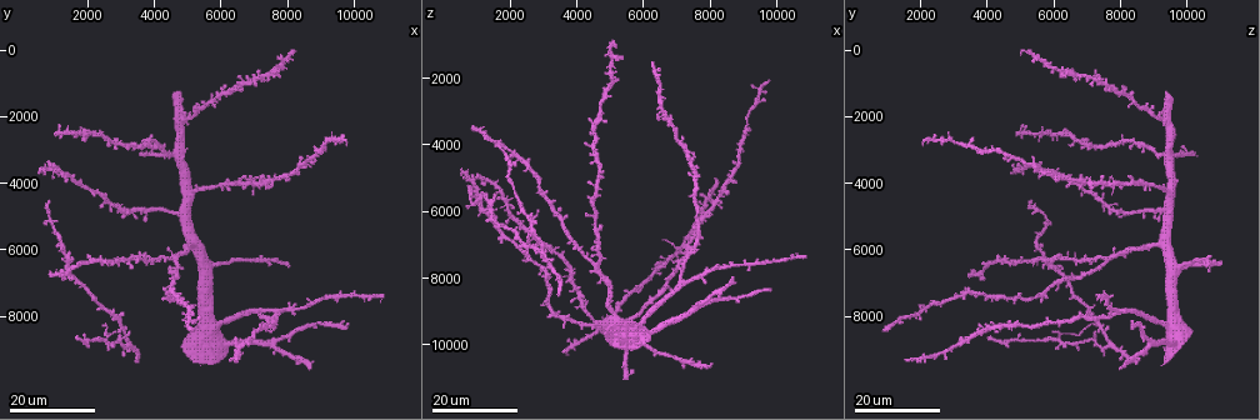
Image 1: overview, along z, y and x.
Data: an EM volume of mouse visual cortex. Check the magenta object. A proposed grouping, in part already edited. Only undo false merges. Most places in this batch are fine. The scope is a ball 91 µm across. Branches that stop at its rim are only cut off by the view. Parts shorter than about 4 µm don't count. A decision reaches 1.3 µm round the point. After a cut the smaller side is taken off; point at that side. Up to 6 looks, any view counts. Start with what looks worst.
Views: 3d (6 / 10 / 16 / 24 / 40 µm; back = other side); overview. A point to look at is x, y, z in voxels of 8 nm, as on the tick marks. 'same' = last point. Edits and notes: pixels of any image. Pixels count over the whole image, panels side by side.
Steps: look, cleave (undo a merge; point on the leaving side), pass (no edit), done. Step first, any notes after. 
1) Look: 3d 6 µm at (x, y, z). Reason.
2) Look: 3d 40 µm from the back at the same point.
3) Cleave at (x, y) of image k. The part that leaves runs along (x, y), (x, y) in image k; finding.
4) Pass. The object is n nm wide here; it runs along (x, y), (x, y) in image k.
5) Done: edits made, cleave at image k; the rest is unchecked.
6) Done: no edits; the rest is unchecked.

Look: 3d 24 µm at (7200, 4000, 7100). Three arms meet.

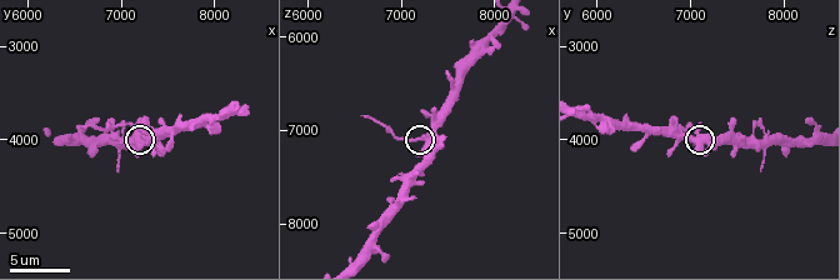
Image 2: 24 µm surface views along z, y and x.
Look: 3d 6 µm at (7250, 3900, 7050). Closer look.

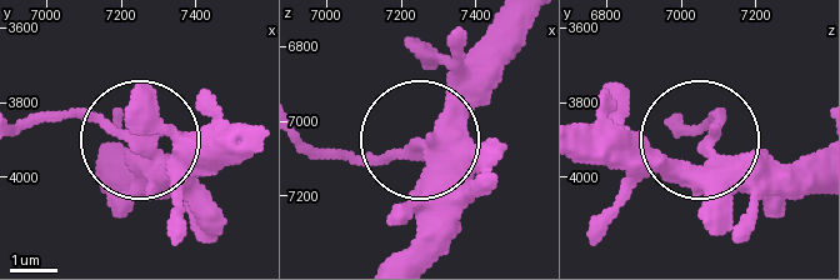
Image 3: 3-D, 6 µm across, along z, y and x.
Cleave at (78, 108) of image 3. The object is 380 nm wide here; the part that leaves runs along (143, 141), (75, 118), (26, 121) in image 3; a second neuron is stuck on.

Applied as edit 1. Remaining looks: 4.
Look: overview.

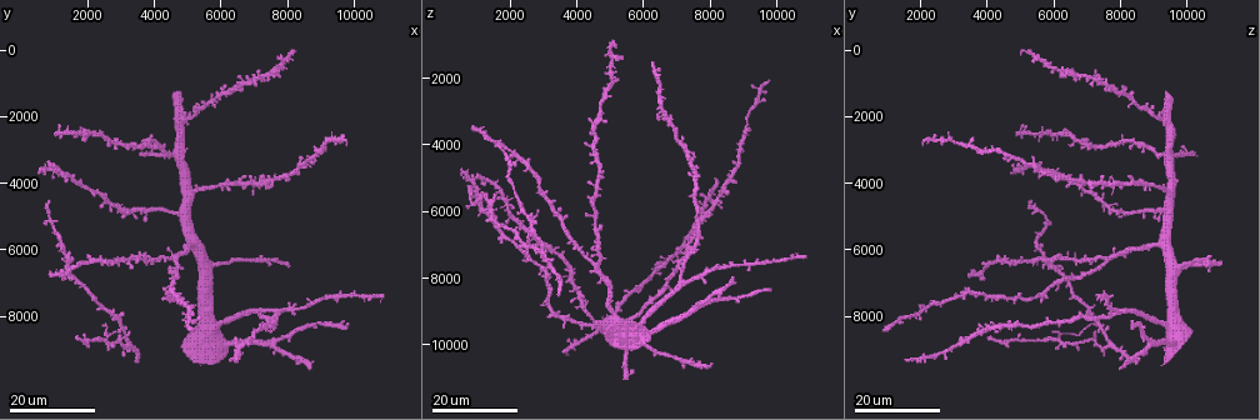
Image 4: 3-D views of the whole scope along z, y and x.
Look: 3d 24 µm at (2500, 8600, 6200).

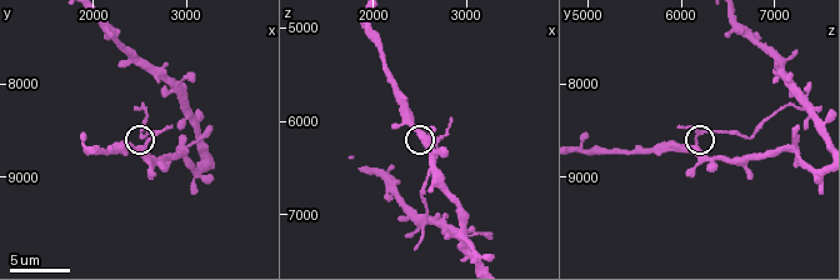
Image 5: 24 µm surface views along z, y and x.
Look: 3d 10 µm at (2550, 8650, 6150).

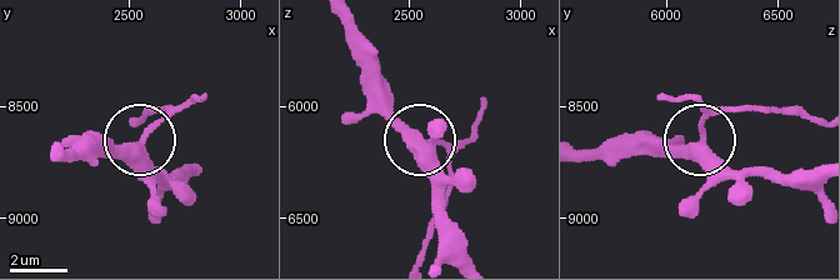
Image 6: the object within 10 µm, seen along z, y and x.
Cleave at (170, 110) of image 6. The side arm is 13 µm long; the part that leaves runs along (699, 135), (728, 109), (778, 109), (814, 120) in image 6; a second neuron is stuck on.

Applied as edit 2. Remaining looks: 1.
Done: edits made, cleave at image 3, cleave at image 6; the rest is unchecked.

